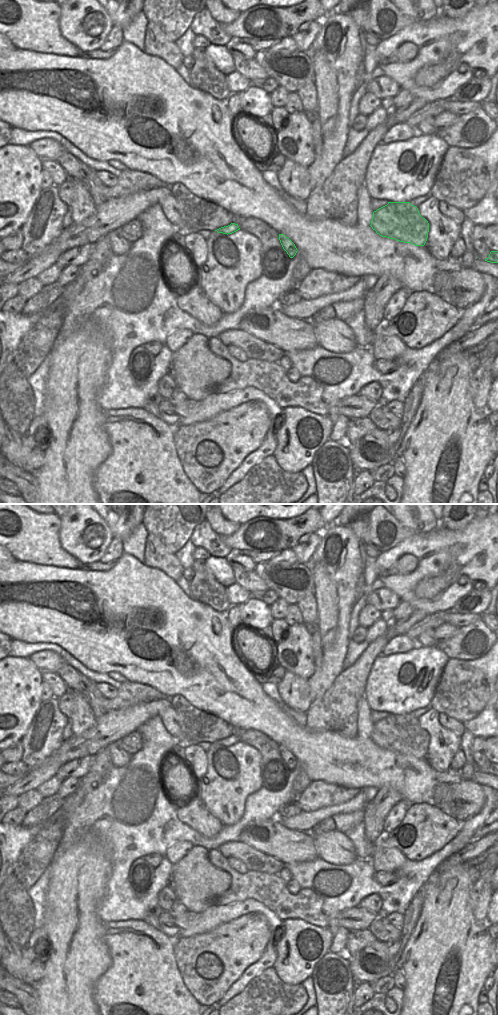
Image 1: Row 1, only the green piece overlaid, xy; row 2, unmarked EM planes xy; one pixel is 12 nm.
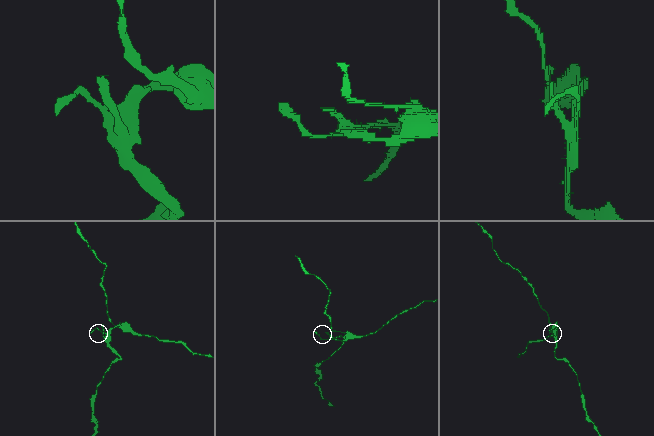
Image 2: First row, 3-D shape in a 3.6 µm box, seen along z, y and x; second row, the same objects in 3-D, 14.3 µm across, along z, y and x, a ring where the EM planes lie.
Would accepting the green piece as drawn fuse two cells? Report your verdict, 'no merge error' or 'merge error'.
merge error

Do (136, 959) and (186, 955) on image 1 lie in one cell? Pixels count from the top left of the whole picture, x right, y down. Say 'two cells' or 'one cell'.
two cells

